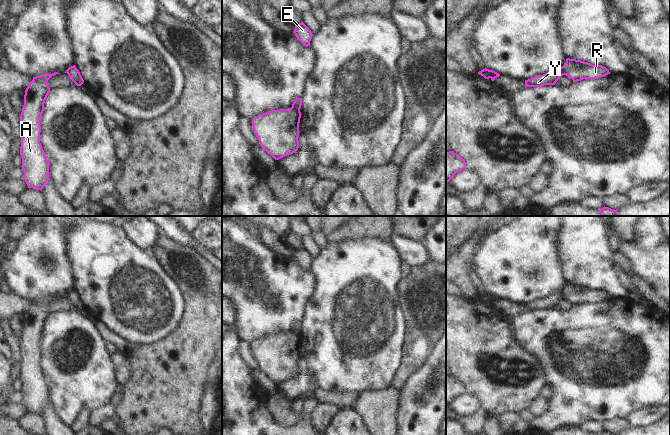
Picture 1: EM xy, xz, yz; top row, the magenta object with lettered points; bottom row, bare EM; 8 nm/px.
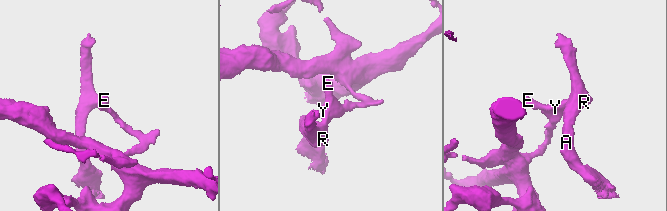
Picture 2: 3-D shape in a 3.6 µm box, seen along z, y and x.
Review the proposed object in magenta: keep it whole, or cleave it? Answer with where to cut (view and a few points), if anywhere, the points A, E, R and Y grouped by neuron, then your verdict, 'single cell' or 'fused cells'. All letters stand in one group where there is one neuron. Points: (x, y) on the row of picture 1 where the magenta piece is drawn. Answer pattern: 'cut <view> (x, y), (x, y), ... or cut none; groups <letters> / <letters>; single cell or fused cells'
cut xz (292, 106), (299, 111); groups A R / E Y; fused cells

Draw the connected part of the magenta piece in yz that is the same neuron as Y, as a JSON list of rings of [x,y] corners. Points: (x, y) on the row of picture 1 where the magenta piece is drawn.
[[[556,68],[543,75],[537,75],[531,79],[525,80],[527,87],[541,87],[544,85],[555,85],[561,76],[565,75],[562,68]]]

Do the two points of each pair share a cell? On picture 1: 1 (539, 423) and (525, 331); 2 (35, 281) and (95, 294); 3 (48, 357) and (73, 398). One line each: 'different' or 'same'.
1: same
2: different
3: same

